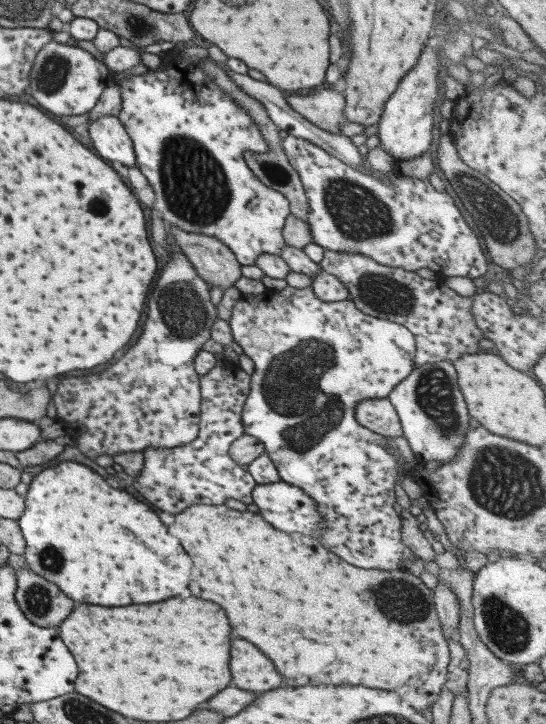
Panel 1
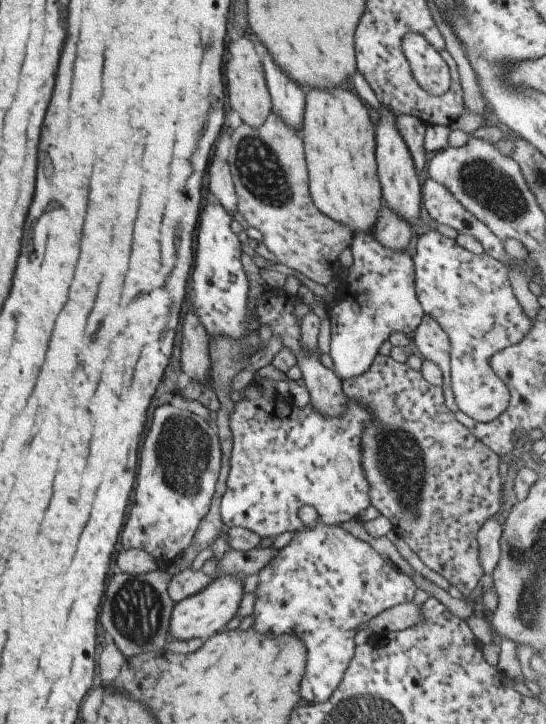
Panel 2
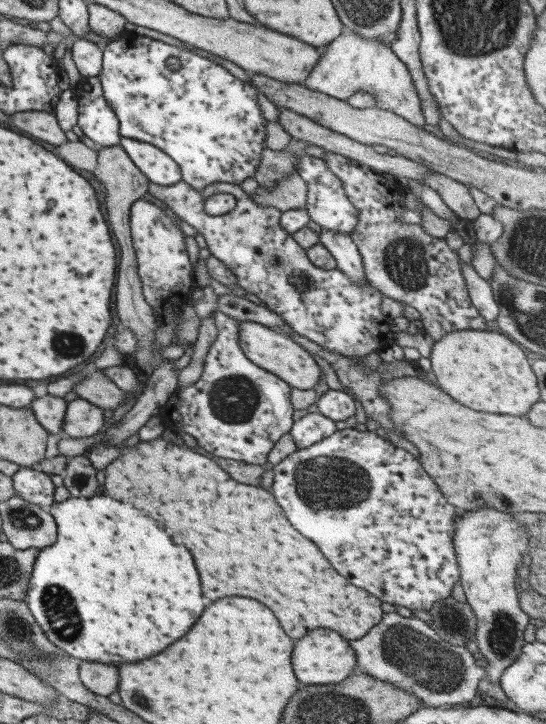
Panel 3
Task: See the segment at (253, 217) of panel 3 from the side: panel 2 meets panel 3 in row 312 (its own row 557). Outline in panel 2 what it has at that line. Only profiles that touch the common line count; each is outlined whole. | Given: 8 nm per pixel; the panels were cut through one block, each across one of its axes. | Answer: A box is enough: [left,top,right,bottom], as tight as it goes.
[251,505,417,703]

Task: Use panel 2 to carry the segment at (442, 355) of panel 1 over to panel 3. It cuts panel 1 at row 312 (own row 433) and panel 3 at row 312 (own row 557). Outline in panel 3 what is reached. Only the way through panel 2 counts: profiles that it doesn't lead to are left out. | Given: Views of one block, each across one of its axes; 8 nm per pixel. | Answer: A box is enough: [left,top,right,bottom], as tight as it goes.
[321,152,486,342]

